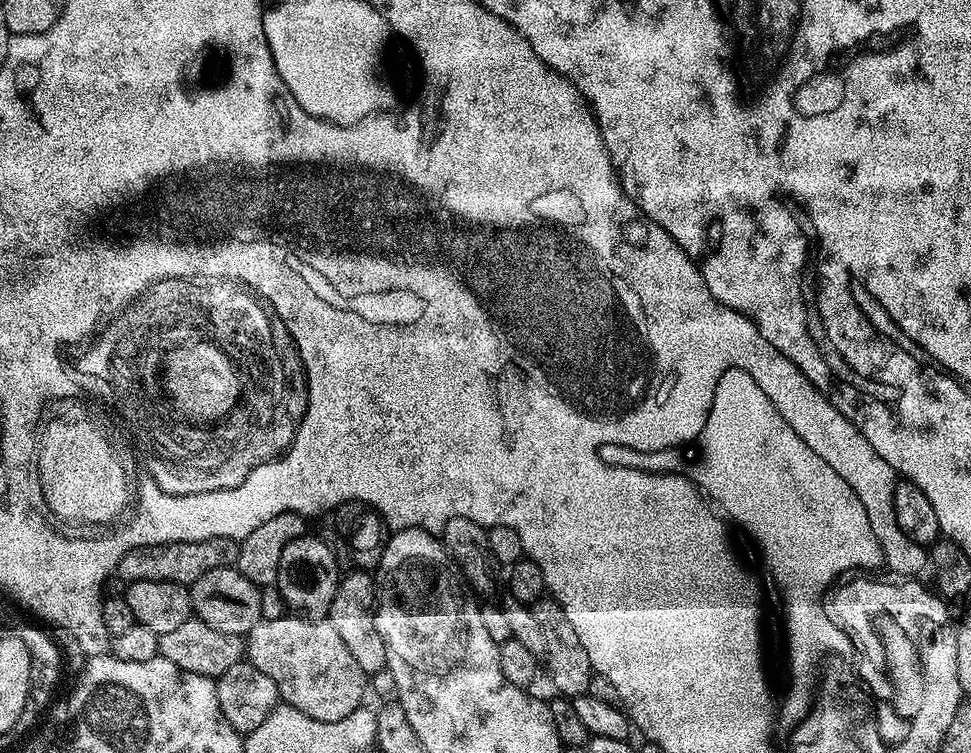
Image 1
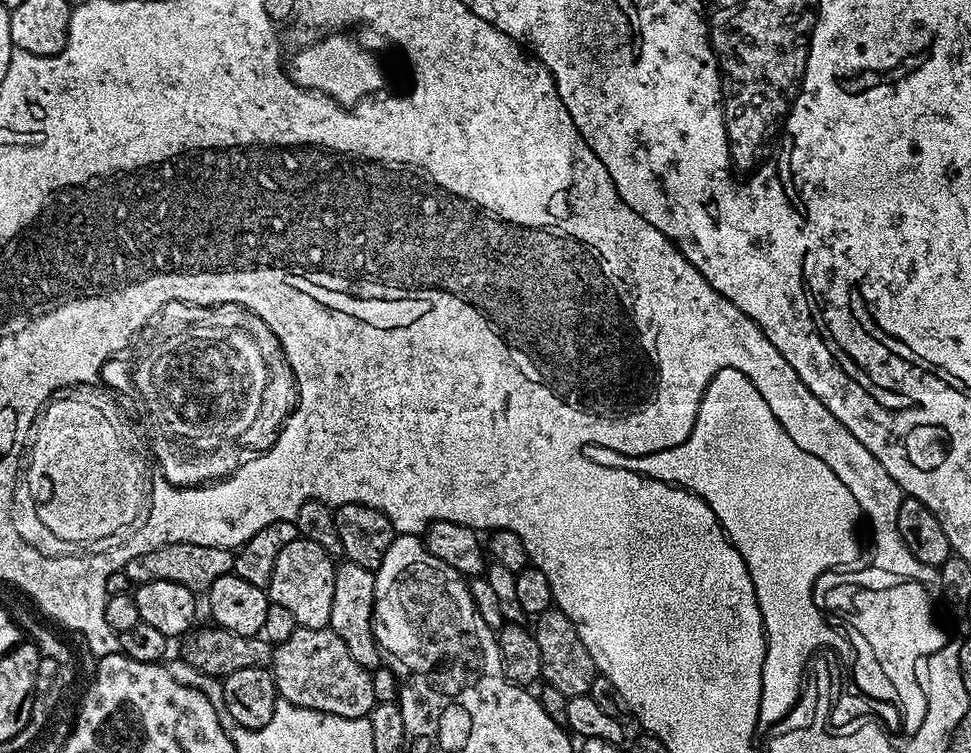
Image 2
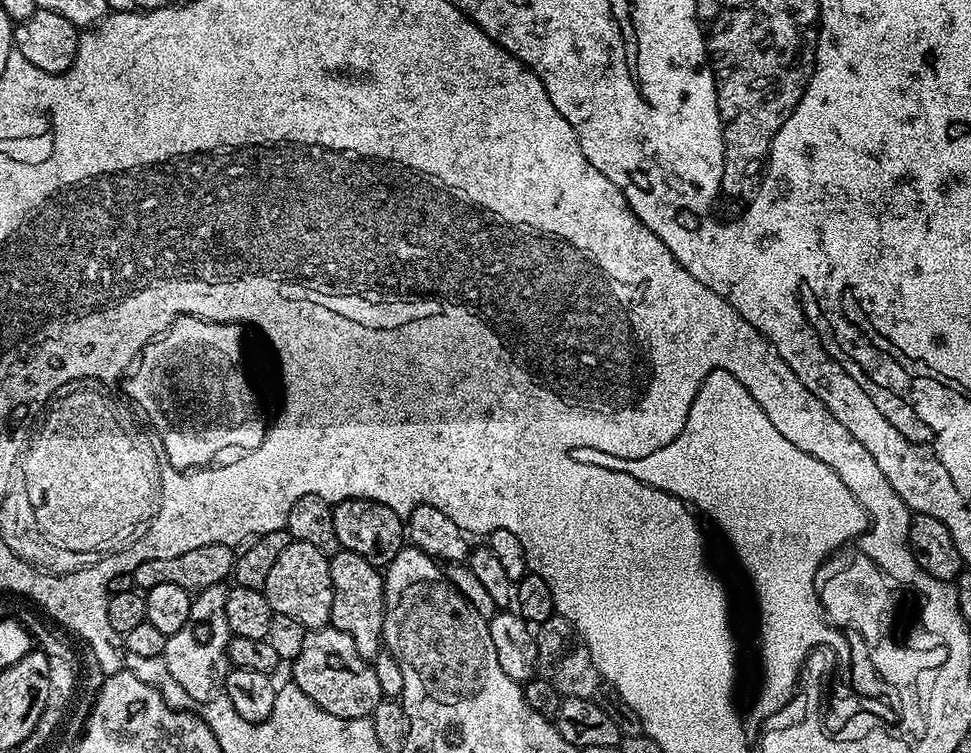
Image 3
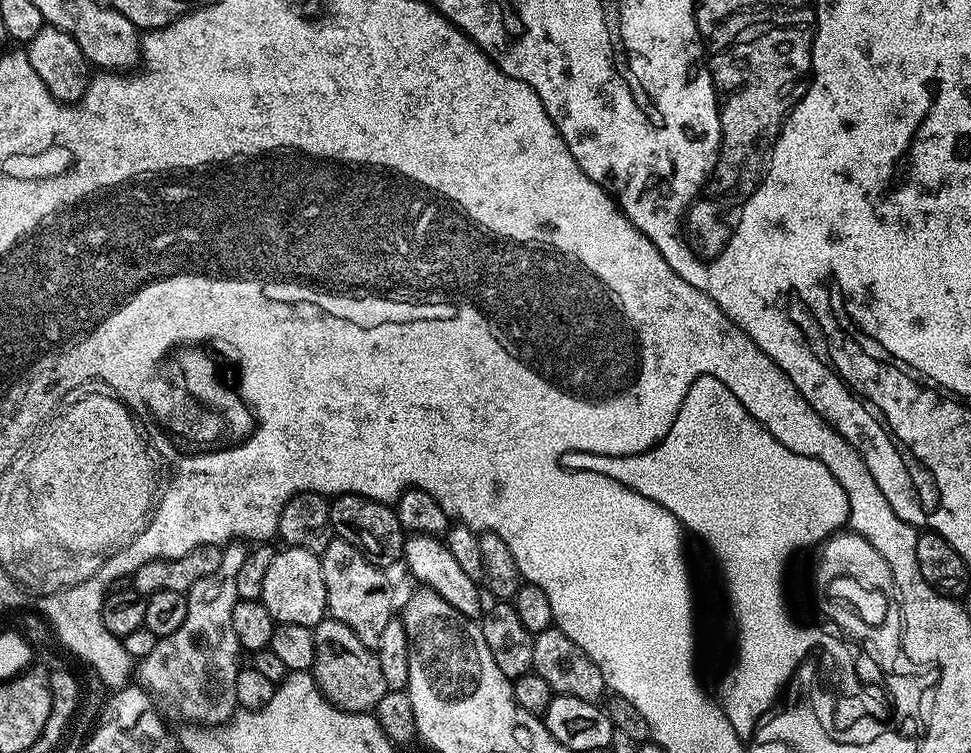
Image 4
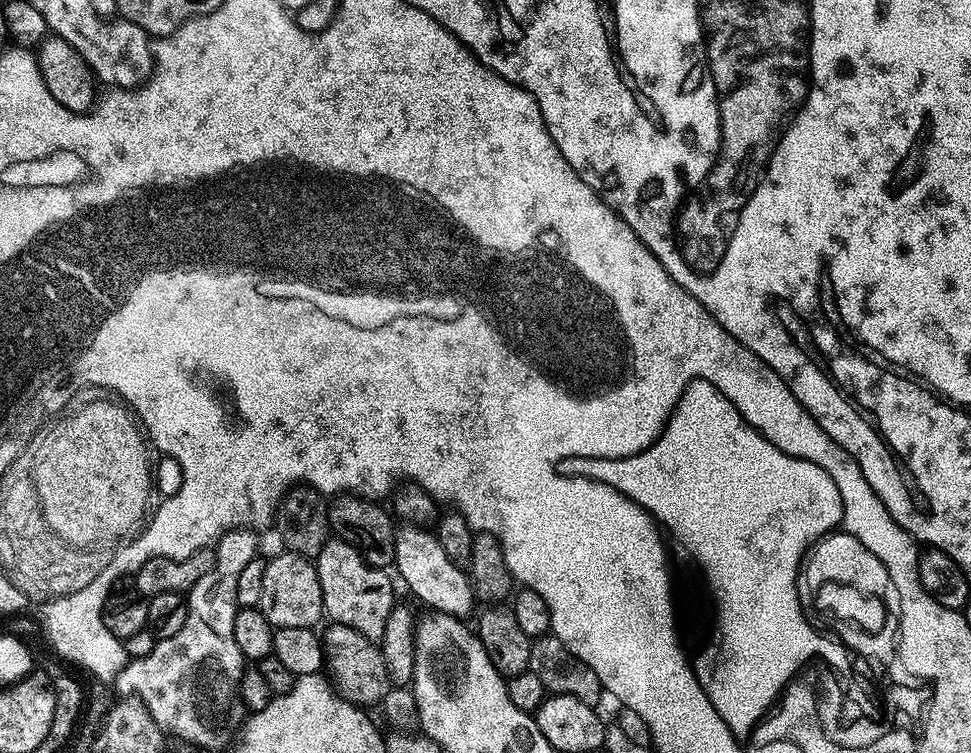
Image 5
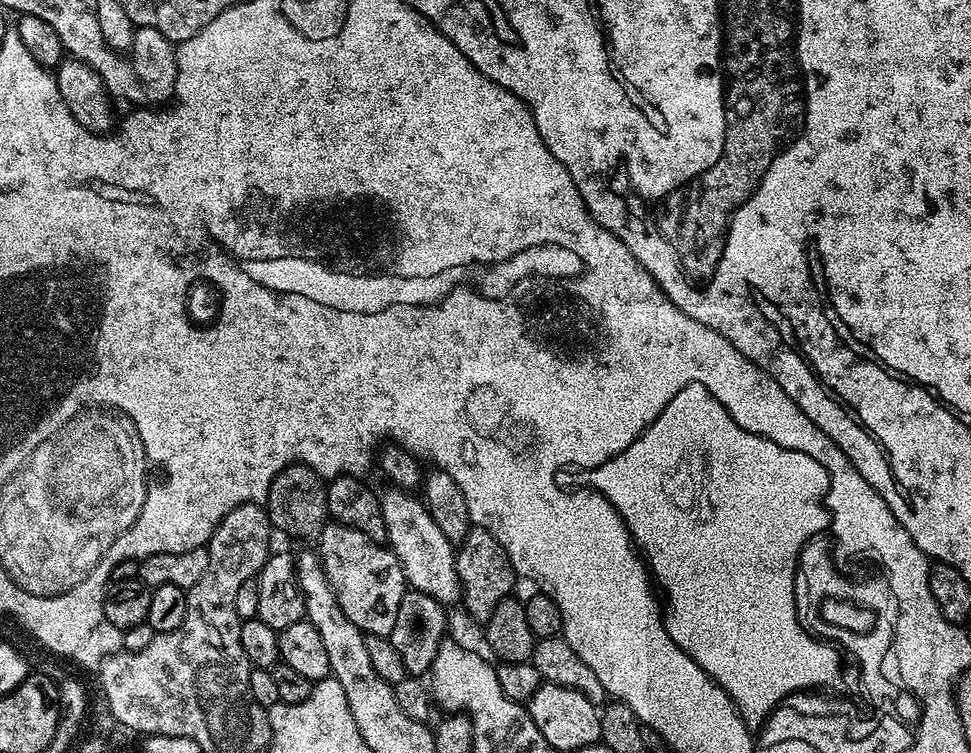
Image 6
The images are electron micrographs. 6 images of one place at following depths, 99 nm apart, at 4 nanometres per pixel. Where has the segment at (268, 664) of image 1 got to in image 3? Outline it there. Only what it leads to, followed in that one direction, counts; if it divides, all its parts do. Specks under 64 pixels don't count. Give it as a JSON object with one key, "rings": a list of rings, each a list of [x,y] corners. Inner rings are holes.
{"rings":[[[331,626],[305,631],[302,650],[298,653],[298,658],[291,661],[290,668],[292,668],[291,683],[296,684],[298,690],[302,690],[302,694],[306,694],[306,698],[310,698],[310,702],[322,706],[322,710],[326,710],[326,714],[334,714],[338,718],[363,720],[371,717],[382,698],[378,686],[378,674],[374,674],[371,663],[364,660],[362,654],[358,654],[350,634],[342,634],[342,630]]]}

